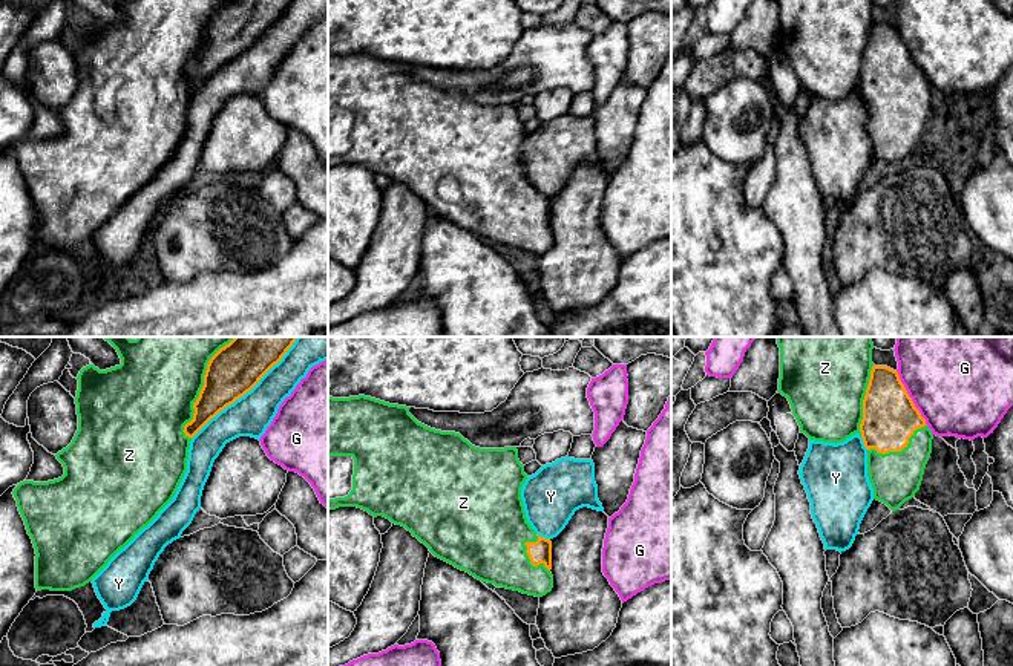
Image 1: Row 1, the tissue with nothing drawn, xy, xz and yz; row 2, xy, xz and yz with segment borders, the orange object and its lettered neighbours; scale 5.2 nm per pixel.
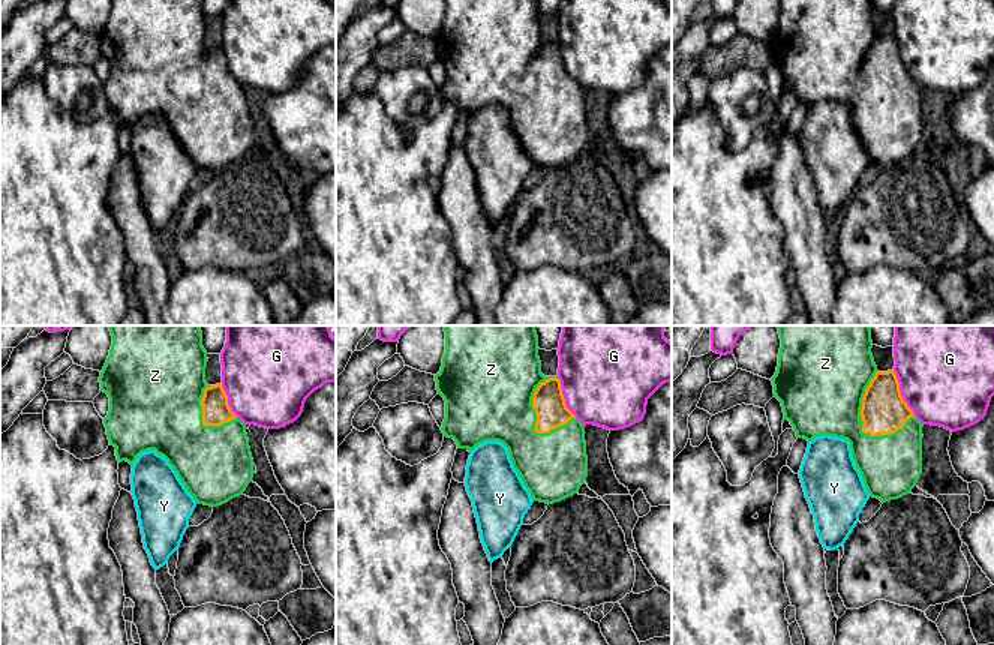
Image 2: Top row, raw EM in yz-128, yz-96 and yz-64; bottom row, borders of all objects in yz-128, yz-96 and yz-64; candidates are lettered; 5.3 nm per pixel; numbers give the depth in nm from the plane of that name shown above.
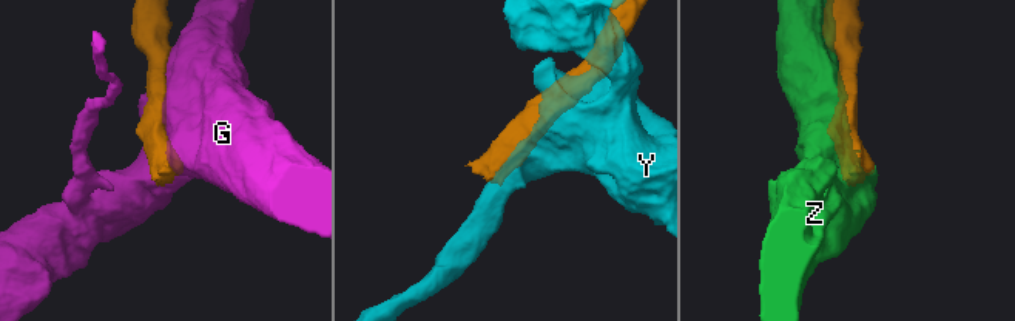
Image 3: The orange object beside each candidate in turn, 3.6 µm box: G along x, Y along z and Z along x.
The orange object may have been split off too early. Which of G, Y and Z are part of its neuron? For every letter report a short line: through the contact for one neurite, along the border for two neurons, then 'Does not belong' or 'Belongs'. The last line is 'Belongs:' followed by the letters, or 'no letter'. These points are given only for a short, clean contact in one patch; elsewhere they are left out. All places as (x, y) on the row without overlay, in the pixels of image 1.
G: Does not belong
Y: Does not belong
Z: Belongs
Belongs: Z

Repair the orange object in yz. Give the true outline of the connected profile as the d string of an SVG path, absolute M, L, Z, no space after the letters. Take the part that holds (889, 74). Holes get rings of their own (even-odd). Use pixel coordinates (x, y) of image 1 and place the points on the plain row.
M777 0L779 51L788 55L800 89L809 96L843 100L858 90L867 106L874 156L892 168L920 147L933 90L915 64L897 28L872 20L874 0Z

